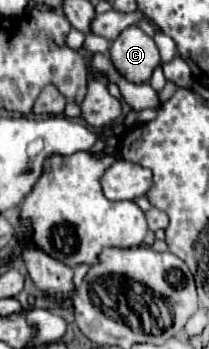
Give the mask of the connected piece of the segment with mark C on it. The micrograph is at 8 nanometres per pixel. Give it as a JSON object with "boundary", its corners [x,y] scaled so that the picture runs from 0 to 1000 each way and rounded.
{"boundary":[[[612,74],[526,132],[526,166],[555,201],[622,235],[708,235],[737,195],[766,189],[766,155],[737,115],[660,74]]]}

